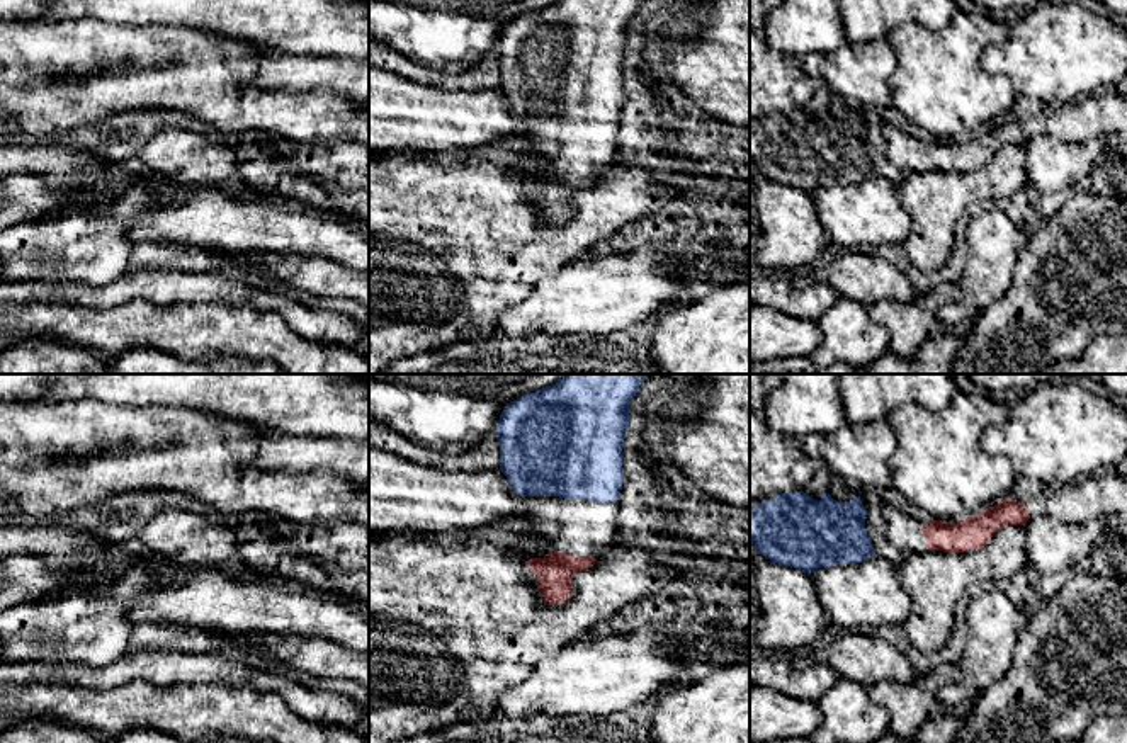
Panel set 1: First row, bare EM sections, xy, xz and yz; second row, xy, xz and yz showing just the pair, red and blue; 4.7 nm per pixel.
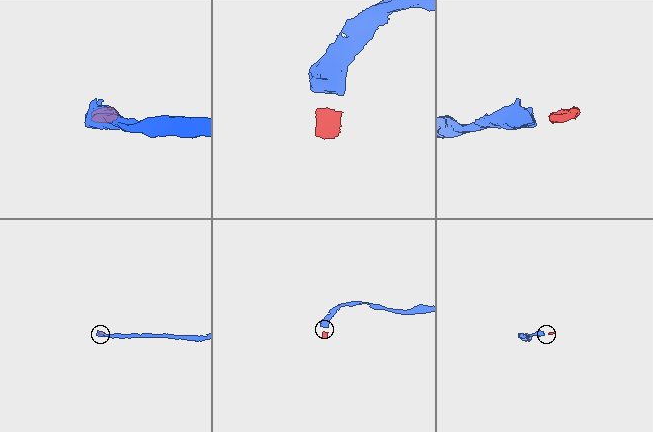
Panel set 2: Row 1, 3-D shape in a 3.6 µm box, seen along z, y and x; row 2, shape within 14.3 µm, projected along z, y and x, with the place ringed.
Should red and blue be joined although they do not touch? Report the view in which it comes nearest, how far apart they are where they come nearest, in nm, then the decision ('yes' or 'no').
yz | 240 nm | yes

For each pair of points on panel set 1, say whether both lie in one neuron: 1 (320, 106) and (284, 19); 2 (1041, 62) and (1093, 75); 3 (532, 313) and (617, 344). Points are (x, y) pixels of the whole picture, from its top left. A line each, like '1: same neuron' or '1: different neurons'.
1: different neurons
2: same neuron
3: different neurons

